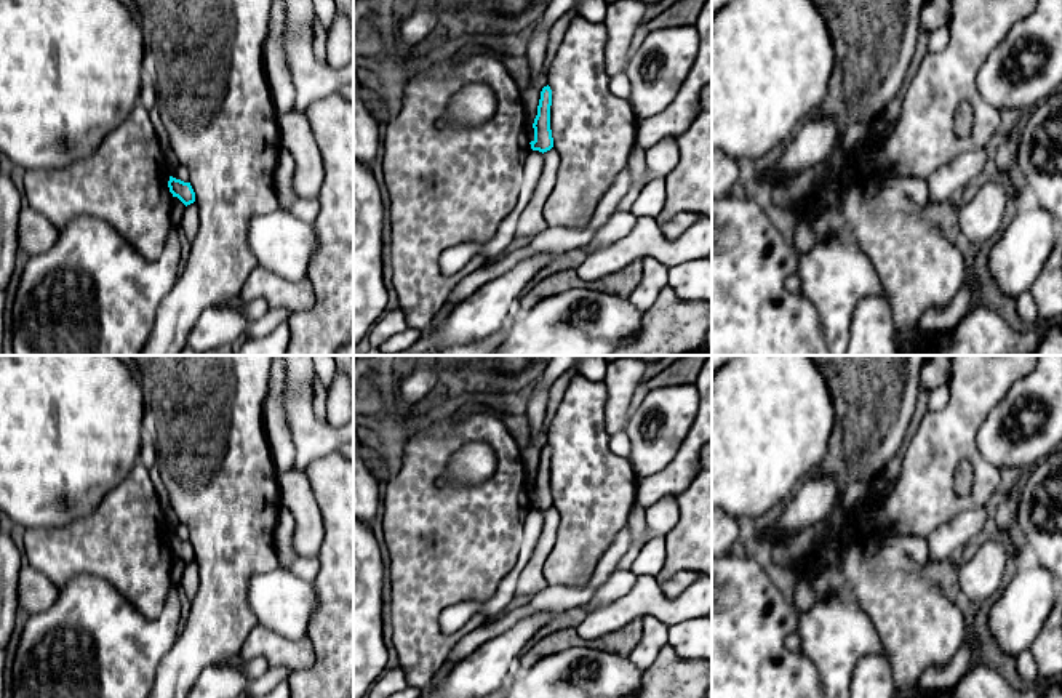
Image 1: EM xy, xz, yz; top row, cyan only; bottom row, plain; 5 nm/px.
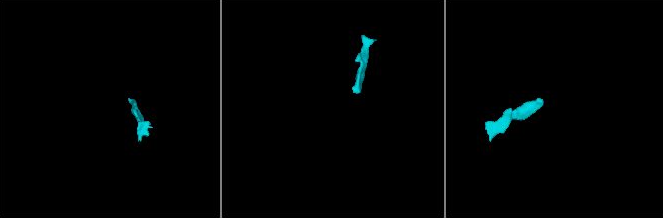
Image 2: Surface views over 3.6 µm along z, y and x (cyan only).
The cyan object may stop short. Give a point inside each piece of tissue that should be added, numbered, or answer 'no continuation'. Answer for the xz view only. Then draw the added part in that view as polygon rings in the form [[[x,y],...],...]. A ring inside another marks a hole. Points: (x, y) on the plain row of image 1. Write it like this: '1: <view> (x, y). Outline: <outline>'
no continuation

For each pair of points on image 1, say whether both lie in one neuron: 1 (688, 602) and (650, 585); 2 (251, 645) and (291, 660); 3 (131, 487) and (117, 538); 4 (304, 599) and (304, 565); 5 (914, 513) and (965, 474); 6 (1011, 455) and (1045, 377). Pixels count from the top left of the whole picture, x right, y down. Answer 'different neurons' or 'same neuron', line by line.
1: same neuron
2: same neuron
3: same neuron
4: different neurons
5: different neurons
6: same neuron

